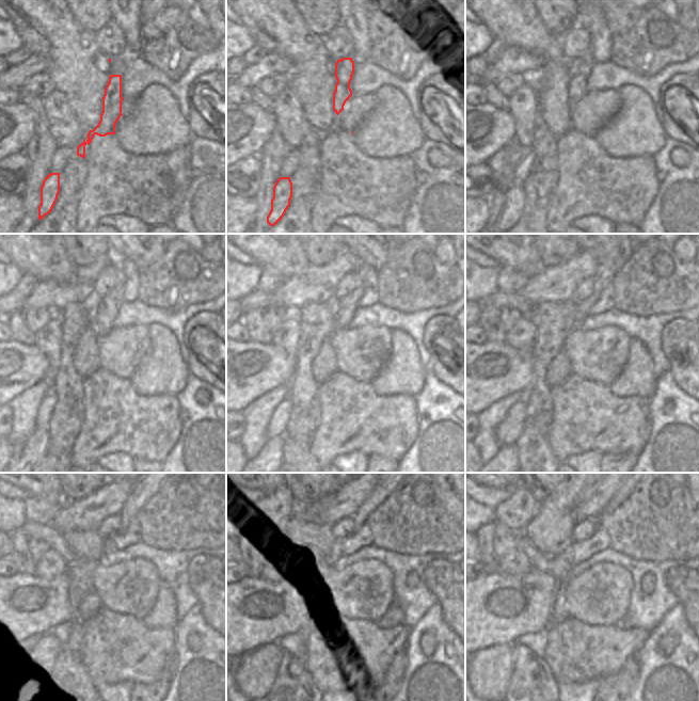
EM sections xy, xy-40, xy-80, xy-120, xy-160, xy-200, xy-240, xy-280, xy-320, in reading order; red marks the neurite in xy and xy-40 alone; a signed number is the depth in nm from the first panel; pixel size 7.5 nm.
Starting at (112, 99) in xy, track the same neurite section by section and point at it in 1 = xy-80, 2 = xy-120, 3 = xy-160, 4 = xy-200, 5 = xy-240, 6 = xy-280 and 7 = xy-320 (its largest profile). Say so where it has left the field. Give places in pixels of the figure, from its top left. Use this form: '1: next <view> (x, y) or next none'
1: next xy-80 (581, 68)
2: next xy-120 (105, 309)
3: next xy-160 (345, 308)
4: next xy-200 (607, 270)
5: next xy-240 (141, 494)
6: next xy-280 (379, 494)
7: next xy-320 (621, 494)

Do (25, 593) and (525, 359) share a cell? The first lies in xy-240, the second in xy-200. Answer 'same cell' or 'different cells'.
same cell

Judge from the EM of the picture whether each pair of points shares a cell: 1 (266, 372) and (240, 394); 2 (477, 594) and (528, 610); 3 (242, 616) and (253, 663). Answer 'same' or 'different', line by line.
1: same
2: same
3: different

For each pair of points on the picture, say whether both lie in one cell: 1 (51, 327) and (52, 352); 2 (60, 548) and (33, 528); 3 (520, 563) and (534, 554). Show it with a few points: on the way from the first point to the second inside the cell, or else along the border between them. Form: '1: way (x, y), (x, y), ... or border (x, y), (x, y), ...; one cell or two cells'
1: way (51, 333), (51, 346); one cell
2: way (53, 542), (44, 532), (40, 531); one cell
3: border (517, 547), (528, 558), (531, 567); two cells

